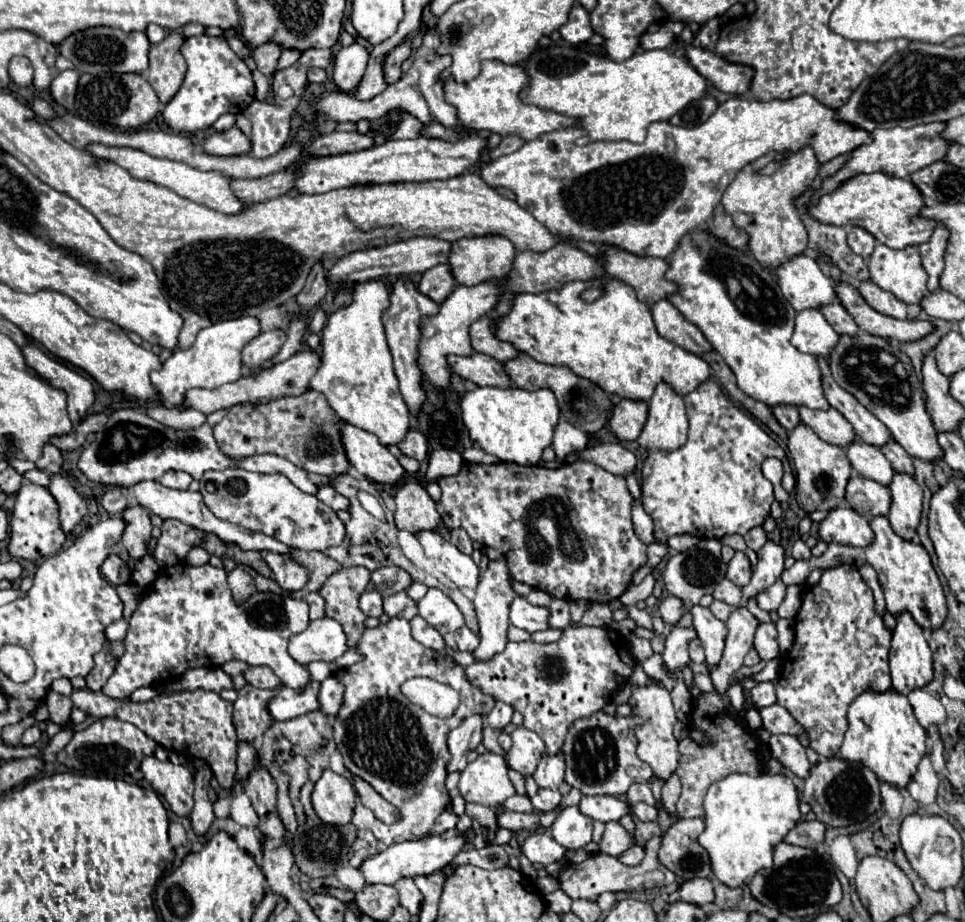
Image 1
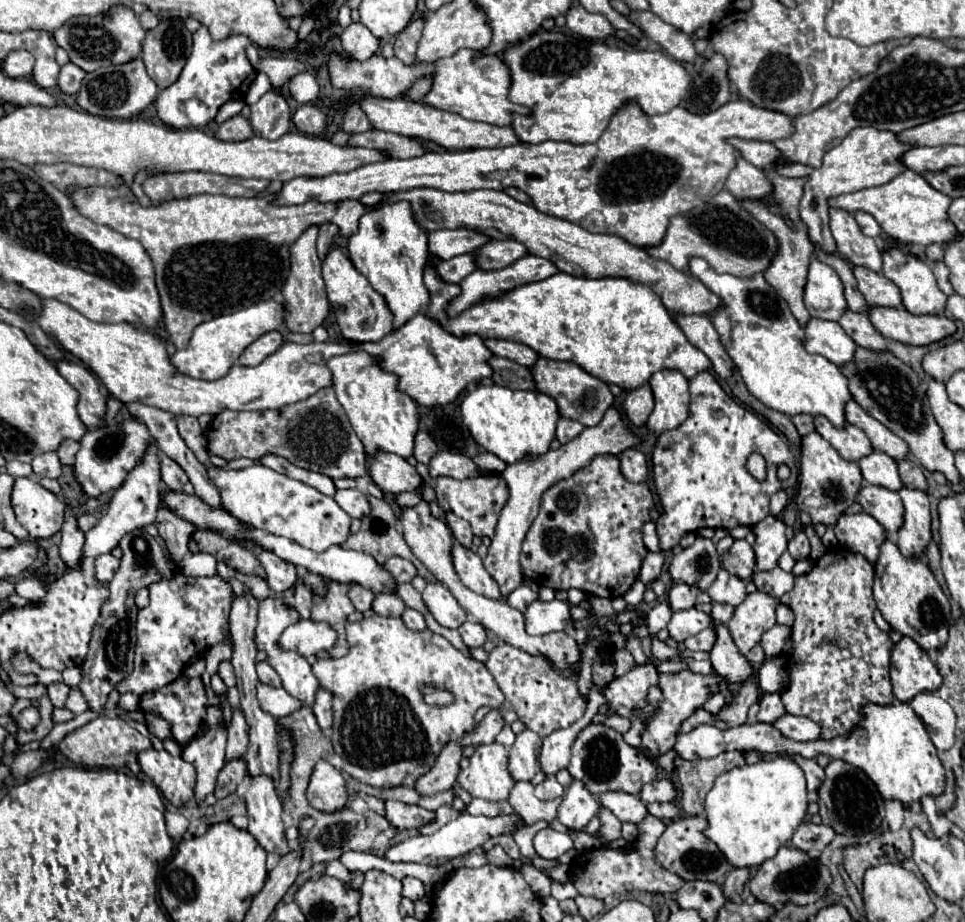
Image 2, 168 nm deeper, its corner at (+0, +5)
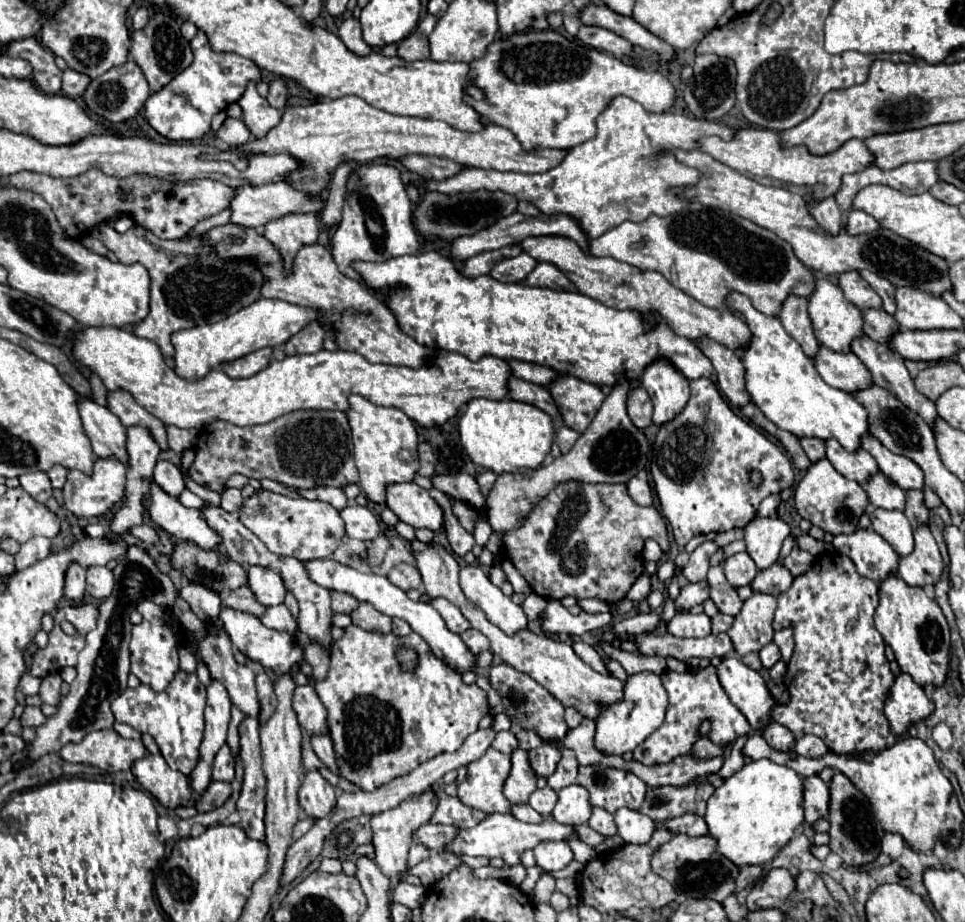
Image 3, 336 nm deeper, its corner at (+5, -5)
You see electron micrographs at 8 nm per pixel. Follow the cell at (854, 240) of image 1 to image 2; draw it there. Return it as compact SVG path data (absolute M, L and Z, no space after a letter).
M855 211L853 217L855 217L855 221L859 223L859 227L861 227L861 231L863 231L865 235L869 235L869 237L879 237L881 227L879 227L879 223L875 221L873 215L869 215L869 213L865 213L865 211Z

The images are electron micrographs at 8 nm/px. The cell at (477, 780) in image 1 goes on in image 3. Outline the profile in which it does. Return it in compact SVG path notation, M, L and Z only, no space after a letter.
M488 749L480 759L468 765L468 775L458 783L458 799L484 813L508 813L510 801L502 793L502 785L510 773L510 757Z

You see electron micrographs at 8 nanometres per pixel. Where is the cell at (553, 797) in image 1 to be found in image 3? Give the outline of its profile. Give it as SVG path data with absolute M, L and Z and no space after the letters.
M544 787L544 789L536 789L532 795L530 795L530 807L536 809L540 815L548 817L556 805L556 791L552 791L550 787Z

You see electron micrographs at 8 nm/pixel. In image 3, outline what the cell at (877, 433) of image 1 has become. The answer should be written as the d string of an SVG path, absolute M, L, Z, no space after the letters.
M870 433L862 435L860 443L862 443L862 449L866 449L876 459L880 471L890 481L894 481L898 487L902 487L904 491L908 491L908 489L922 489L922 485L924 485L924 473L922 473L922 469L912 459L888 451Z

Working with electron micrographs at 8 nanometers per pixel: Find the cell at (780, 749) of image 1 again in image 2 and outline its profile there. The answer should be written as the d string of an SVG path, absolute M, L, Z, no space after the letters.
M791 757L791 759L795 759L799 763L799 767L803 769L803 773L807 777L807 791L817 791L825 779L825 771L813 759L799 759L799 757Z

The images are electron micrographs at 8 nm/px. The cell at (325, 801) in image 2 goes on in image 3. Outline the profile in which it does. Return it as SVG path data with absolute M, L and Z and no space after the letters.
M308 771L300 785L298 801L300 807L306 811L306 815L322 819L330 813L330 809L334 809L336 793L334 787L318 771Z

